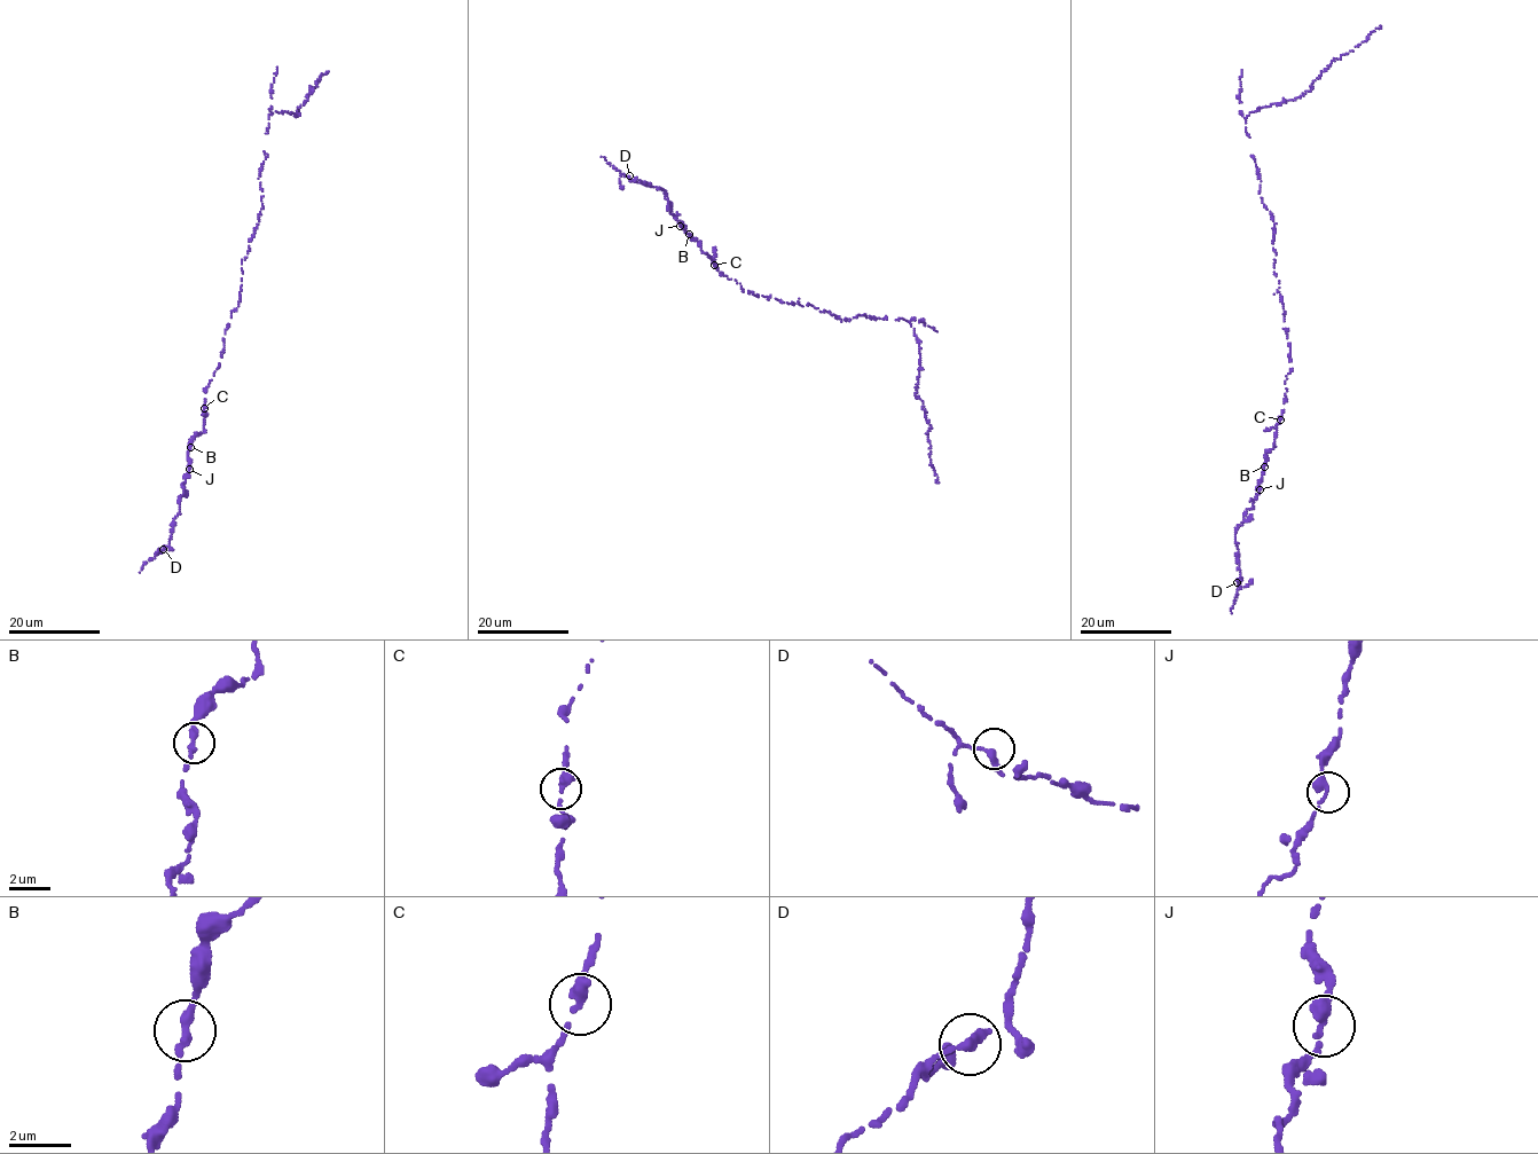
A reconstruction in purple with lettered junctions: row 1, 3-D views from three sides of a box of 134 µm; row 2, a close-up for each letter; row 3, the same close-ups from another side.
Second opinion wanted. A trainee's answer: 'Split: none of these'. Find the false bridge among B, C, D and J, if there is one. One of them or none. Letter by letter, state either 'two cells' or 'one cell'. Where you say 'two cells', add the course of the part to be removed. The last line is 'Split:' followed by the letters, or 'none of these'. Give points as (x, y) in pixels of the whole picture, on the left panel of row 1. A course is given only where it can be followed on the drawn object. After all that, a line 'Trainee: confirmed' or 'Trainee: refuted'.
B: one cell
C: one cell
D: one cell
J: one cell
Split: none of these
Trainee: confirmed

